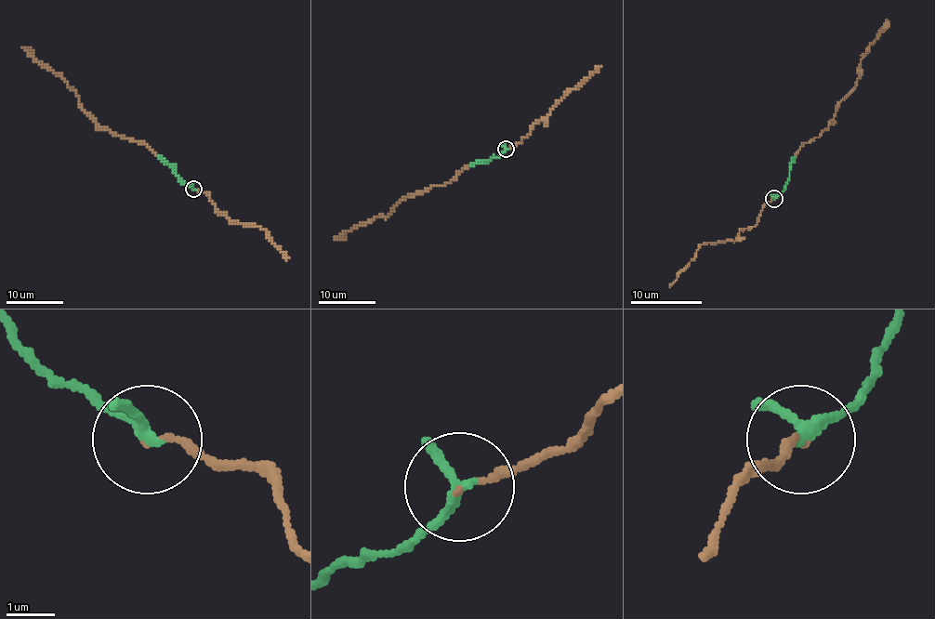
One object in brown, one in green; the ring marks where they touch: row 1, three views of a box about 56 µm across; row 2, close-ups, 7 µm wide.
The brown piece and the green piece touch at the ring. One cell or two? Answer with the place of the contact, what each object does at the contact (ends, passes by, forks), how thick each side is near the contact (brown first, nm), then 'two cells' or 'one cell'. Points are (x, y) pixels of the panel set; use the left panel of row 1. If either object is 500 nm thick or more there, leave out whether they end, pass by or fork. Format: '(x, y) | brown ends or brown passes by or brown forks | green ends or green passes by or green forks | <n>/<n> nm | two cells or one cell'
(193, 189) | brown ends | green passes by | 110/190 nm | one cell

